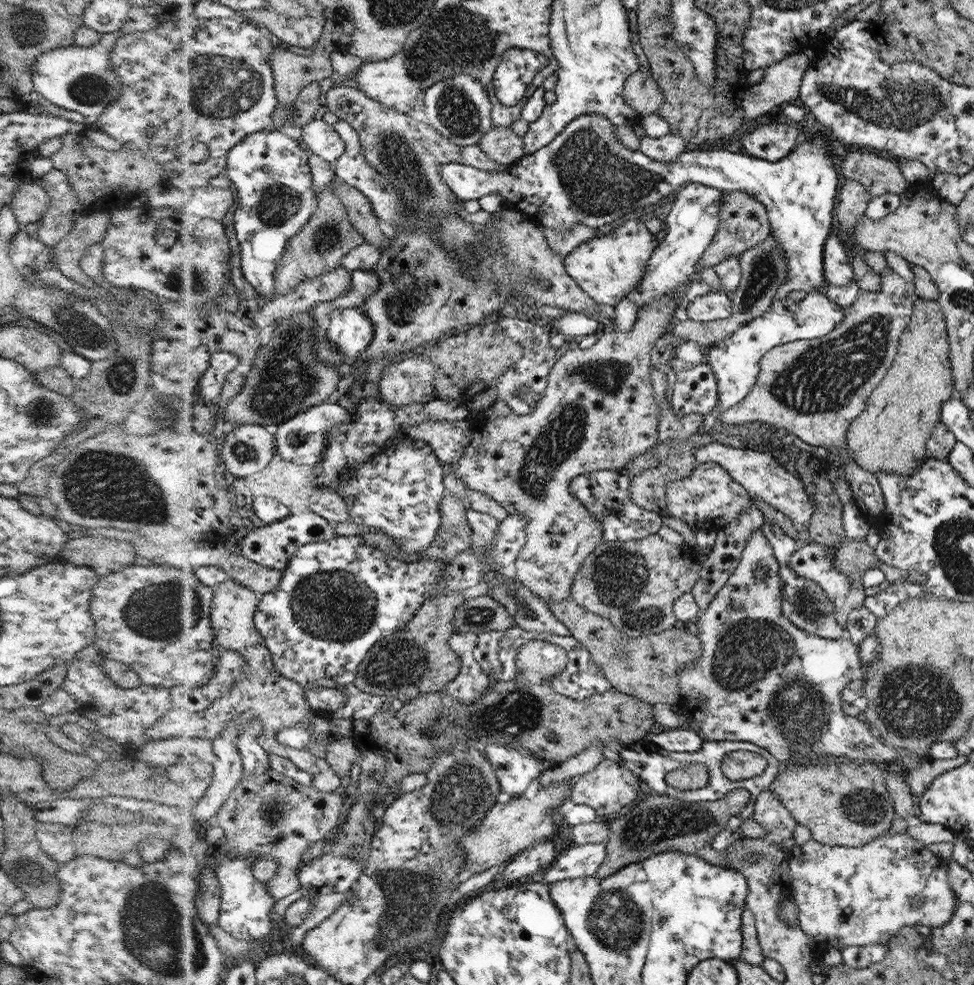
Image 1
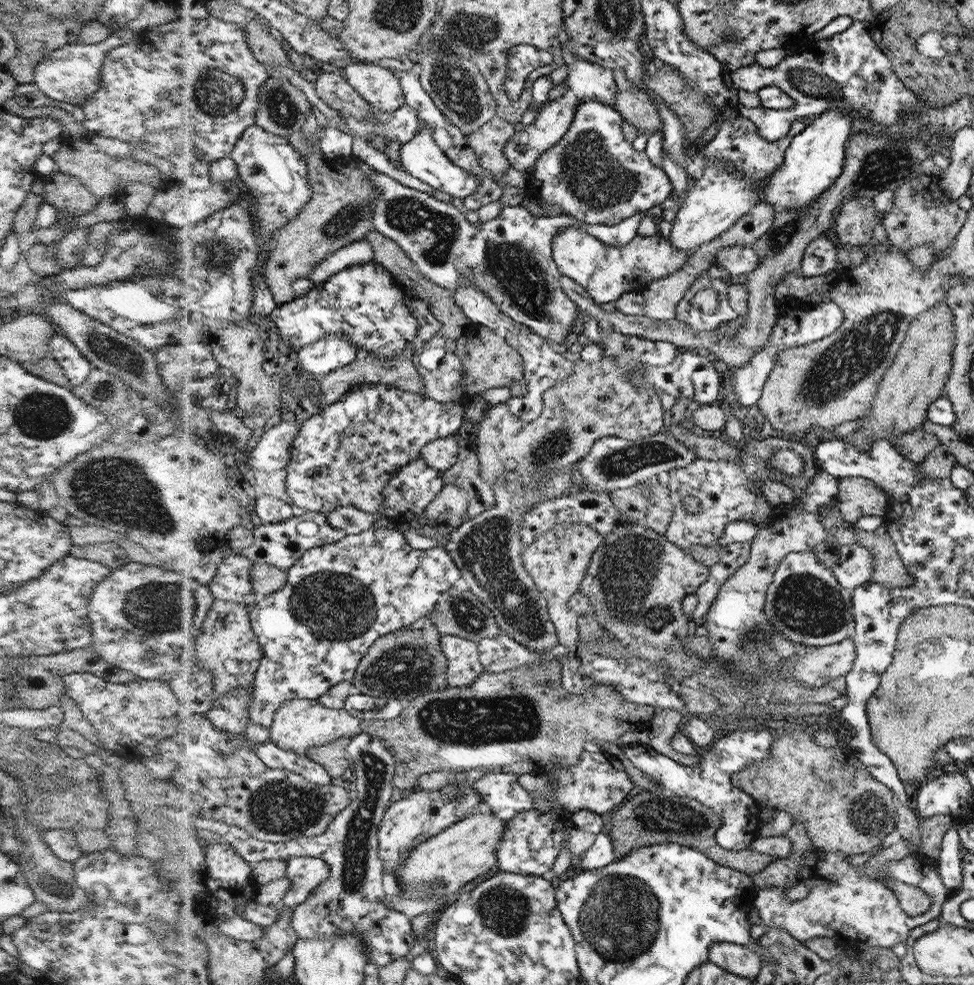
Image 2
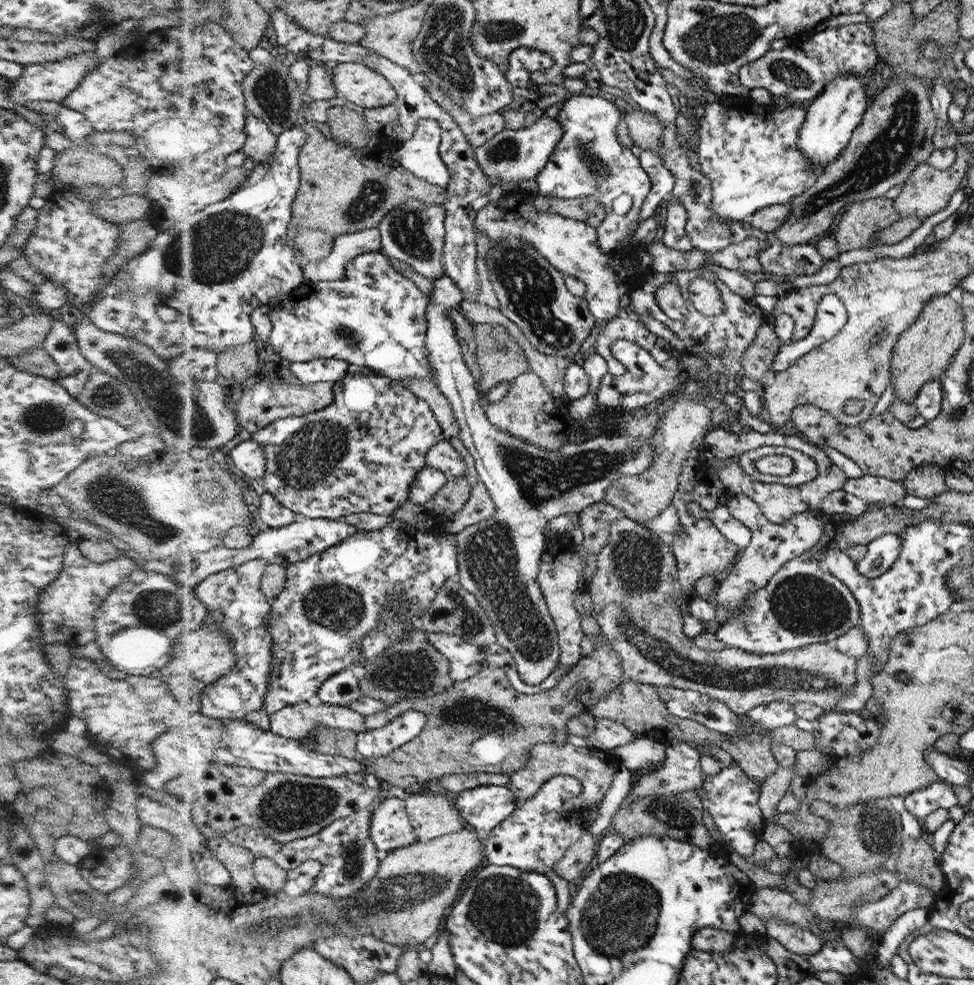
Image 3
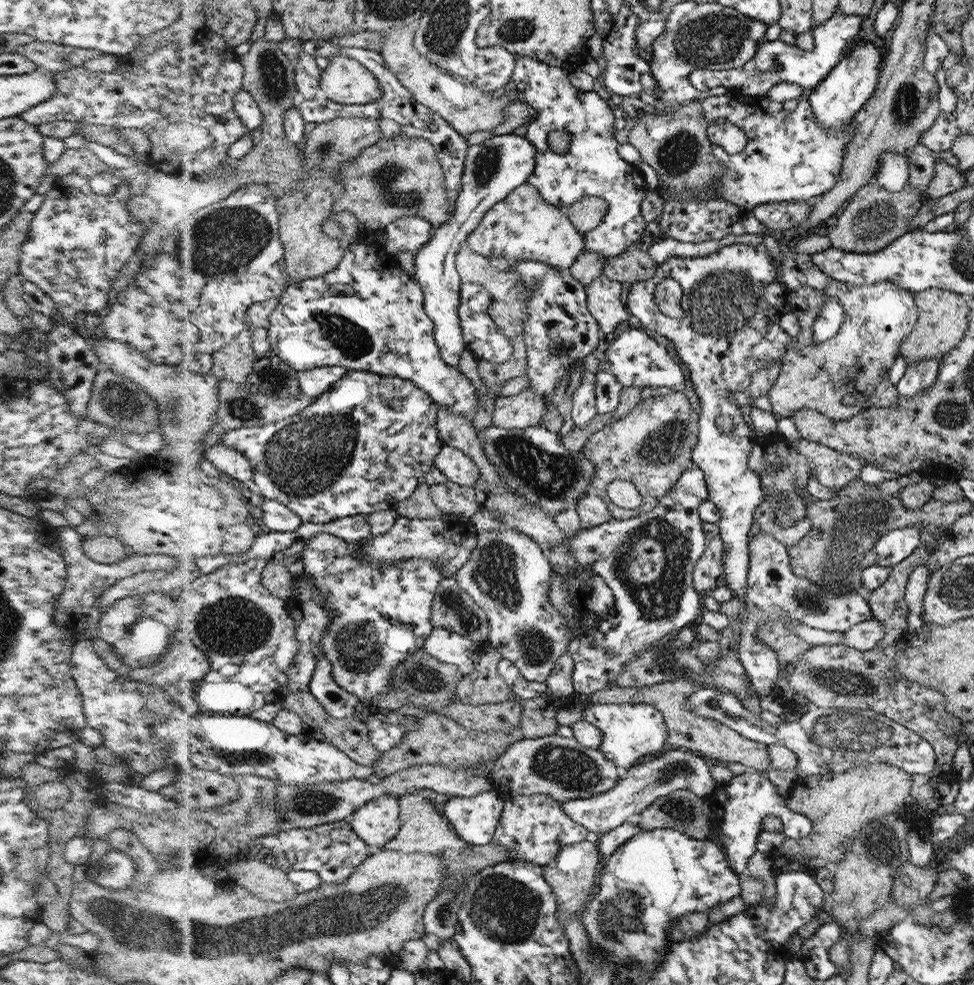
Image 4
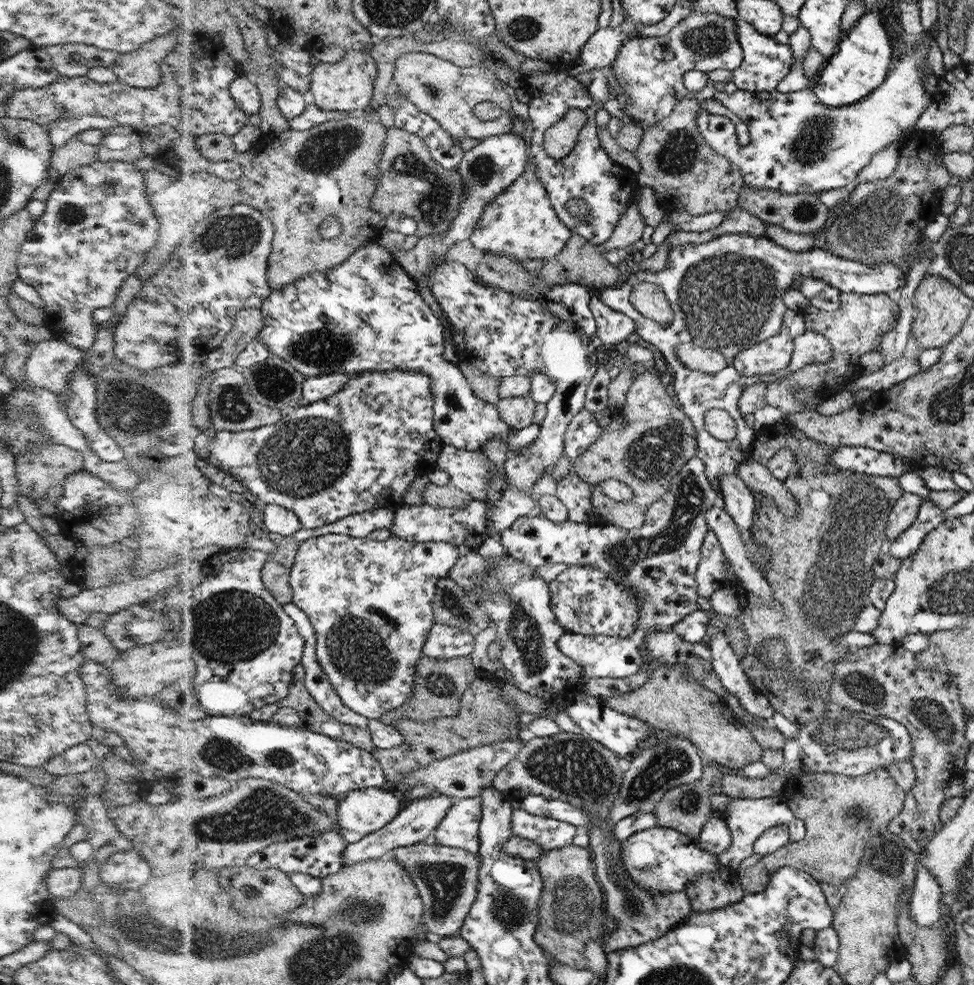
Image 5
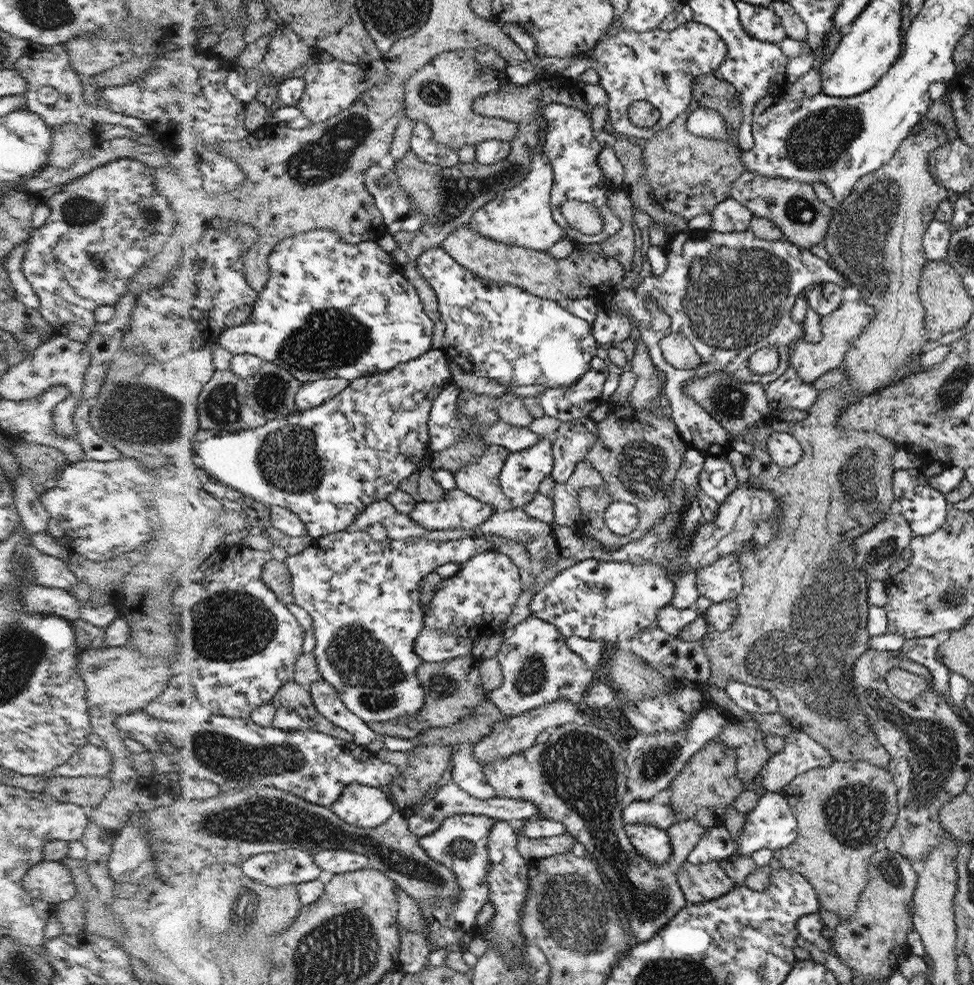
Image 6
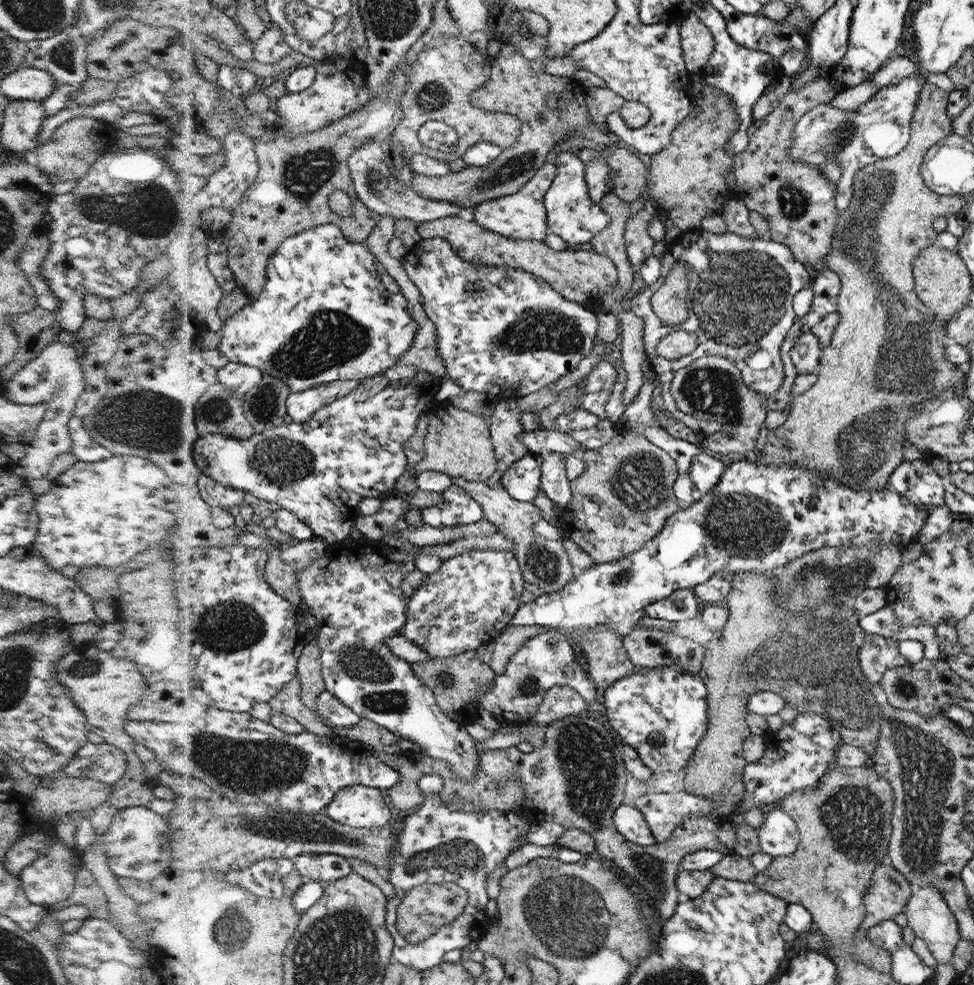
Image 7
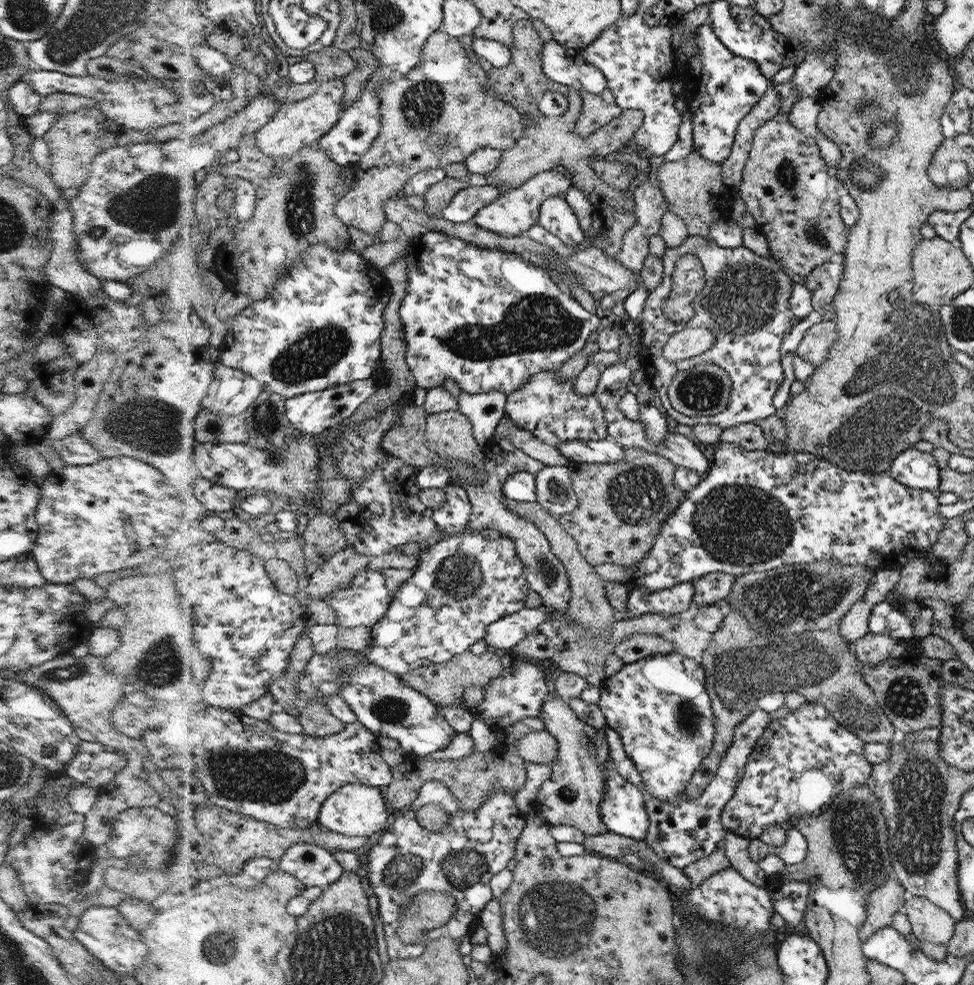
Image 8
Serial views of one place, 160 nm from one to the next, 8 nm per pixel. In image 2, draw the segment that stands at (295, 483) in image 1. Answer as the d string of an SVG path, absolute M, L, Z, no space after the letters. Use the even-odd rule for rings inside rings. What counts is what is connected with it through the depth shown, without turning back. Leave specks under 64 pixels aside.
M259 468L254 469L254 480L256 482L254 486L255 490L255 512L257 513L258 517L260 517L260 512L258 512L258 508L256 508L256 504L258 504L258 500L262 498L262 496L276 496L276 498L282 498L284 502L288 502L288 504L292 504L294 506L294 514L296 516L303 516L306 513L309 513L307 509L302 509L301 507L298 507L292 500L292 498L289 496L287 490L287 477L288 472L287 469L277 469L275 471L267 472L265 470L261 470Z

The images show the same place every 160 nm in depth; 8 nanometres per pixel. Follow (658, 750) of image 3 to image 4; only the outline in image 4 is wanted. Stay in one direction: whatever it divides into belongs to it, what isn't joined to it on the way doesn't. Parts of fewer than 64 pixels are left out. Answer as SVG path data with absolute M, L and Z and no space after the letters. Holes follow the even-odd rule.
M645 703L590 704L584 709L584 721L602 731L599 748L605 756L624 770L638 765L638 762L666 747L668 730L665 728L664 714L654 705Z

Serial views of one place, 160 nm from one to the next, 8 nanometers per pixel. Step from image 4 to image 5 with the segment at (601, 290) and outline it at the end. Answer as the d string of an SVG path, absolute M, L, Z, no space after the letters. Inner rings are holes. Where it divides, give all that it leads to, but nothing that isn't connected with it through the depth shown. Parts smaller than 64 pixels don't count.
M592 288L589 302L597 324L596 338L602 345L615 345L625 341L630 334L636 331L636 321L605 304L605 301L598 296L598 290Z

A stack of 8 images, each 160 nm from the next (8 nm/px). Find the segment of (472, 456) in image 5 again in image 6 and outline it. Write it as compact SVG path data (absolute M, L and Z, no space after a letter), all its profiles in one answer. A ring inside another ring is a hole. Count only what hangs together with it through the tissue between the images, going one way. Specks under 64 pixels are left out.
M489 446L478 462L454 473L456 489L490 506L495 513L512 510L512 504L500 486L500 475L510 451L502 446Z

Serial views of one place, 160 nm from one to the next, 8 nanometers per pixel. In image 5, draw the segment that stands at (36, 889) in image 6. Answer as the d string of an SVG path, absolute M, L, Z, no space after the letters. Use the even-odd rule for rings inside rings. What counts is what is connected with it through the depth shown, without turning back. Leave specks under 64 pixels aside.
M75 865L54 867L45 876L45 883L52 898L69 901L82 882L83 871Z

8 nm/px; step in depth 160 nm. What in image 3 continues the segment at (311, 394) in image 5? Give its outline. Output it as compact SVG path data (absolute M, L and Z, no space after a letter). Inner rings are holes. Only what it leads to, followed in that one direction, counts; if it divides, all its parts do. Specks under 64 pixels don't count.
M319 358L312 362L293 363L292 370L304 384L342 380L354 366L347 360Z

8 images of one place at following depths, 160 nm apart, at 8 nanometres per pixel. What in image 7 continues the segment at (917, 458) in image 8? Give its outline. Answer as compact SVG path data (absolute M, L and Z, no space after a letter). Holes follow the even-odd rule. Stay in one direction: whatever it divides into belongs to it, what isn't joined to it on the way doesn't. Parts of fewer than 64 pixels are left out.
M922 459L912 460L912 462L903 462L889 477L889 487L902 493L905 496L904 498L908 498L908 502L911 502L914 506L928 511L926 512L926 518L928 518L932 514L931 510L945 505L945 490L940 478L932 464L928 464Z

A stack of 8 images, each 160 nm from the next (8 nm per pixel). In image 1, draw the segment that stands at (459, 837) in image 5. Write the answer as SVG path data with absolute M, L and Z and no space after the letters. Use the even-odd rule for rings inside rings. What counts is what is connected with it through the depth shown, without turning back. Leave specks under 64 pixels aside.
M488 744L483 749L501 783L501 791L511 798L524 794L528 784L548 768L544 760L539 760L521 746Z

